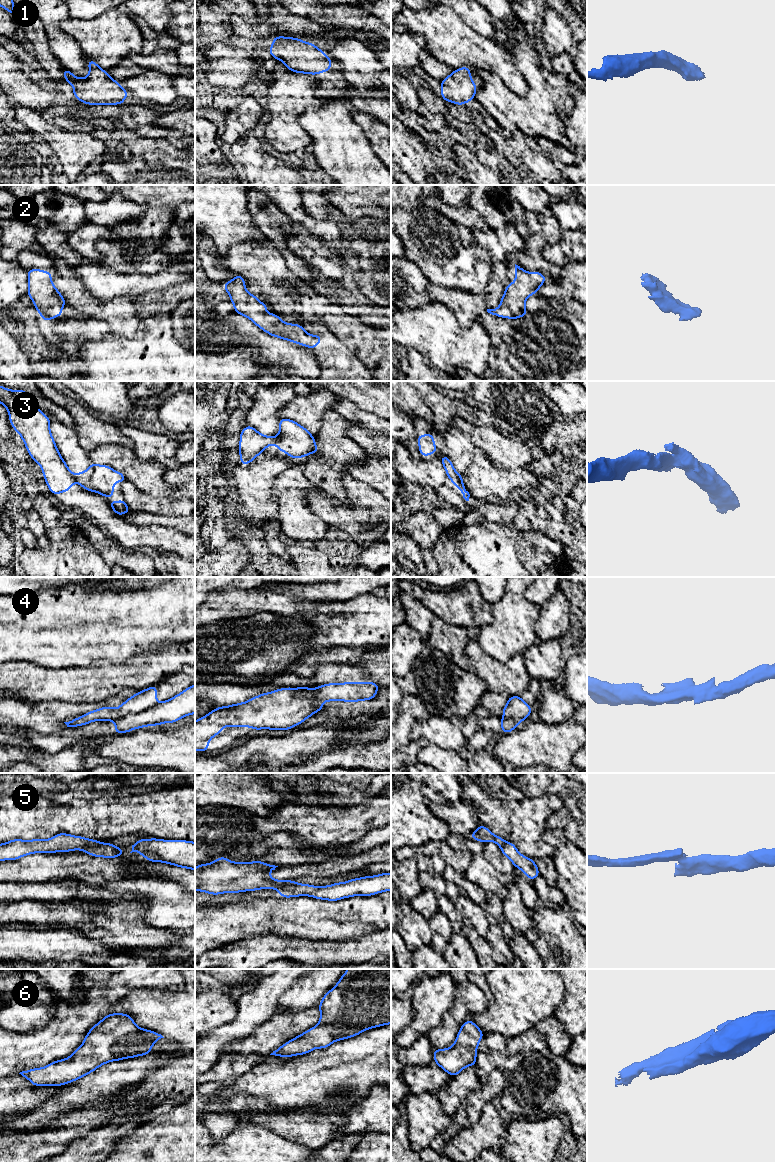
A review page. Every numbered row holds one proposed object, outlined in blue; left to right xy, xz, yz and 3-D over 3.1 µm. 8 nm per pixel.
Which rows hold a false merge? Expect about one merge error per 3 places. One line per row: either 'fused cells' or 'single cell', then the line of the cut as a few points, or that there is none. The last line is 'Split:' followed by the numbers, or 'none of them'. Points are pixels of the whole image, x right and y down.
1: single cell; no cut
2: single cell; no cut
3: fused cells; cut in xy along (72, 474), (75, 480)
4: fused cells; cut in xy along (157, 704), (138, 712), (129, 712), (114, 721)
5: fused cells; cut in xy along (100, 842), (81, 849)
6: single cell; no cut
Split: 3, 4, 5

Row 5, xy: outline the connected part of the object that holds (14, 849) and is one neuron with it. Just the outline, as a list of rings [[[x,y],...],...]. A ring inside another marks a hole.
[[[58,833],[50,839],[12,839],[0,844],[0,861],[17,860],[33,853],[55,853],[82,850],[91,845],[97,845],[100,841],[87,839],[82,836],[74,836],[67,833]]]

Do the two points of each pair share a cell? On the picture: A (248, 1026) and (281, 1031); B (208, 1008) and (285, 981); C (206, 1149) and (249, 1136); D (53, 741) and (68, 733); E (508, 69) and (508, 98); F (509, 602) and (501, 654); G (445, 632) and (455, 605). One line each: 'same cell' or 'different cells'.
A: different cells
B: different cells
C: same cell
D: same cell
E: different cells
F: same cell
G: different cells

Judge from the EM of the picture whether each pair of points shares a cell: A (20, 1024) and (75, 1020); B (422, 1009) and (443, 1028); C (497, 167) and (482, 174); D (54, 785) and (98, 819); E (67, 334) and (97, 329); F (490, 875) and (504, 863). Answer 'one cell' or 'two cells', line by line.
A: two cells
B: two cells
C: two cells
D: two cells
E: one cell
F: two cells

